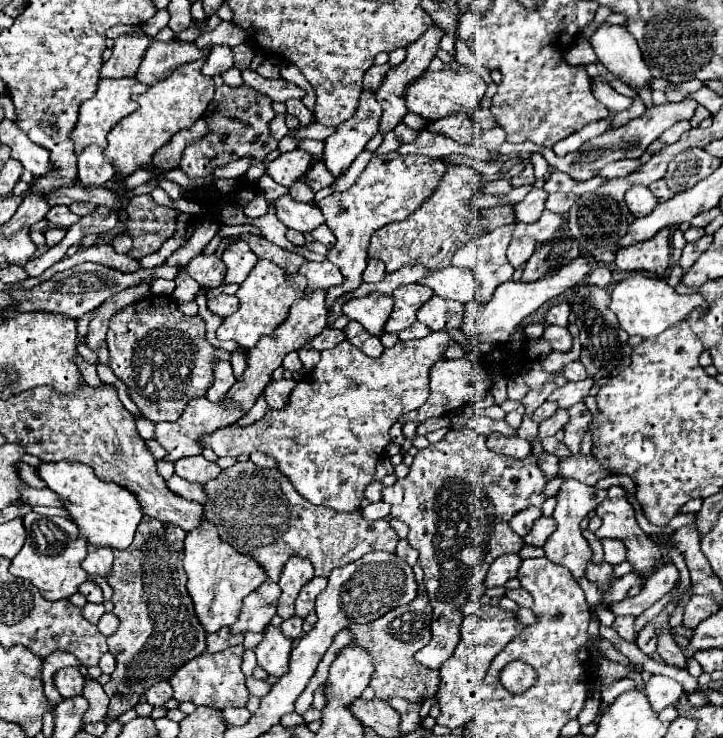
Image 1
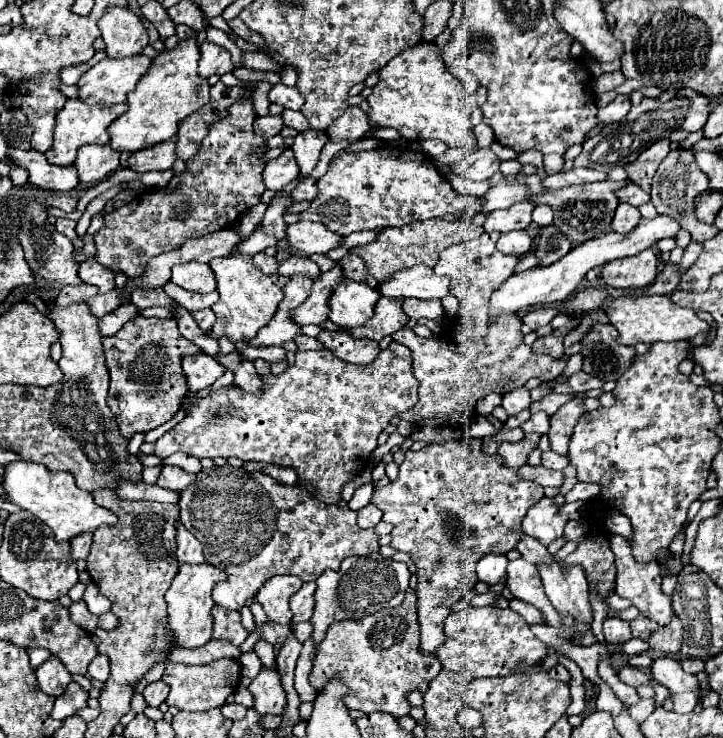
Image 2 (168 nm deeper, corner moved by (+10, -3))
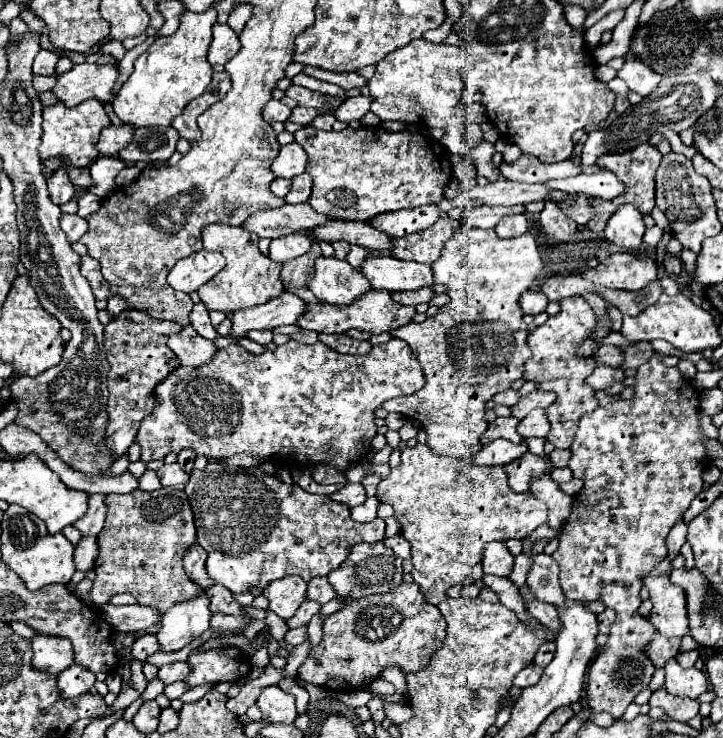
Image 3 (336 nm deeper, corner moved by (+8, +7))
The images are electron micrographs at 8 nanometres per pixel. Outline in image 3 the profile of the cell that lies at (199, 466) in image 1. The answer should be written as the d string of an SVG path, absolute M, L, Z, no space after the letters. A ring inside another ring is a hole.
M178 463L162 465L158 469L158 477L164 487L182 487L188 481L188 473Z

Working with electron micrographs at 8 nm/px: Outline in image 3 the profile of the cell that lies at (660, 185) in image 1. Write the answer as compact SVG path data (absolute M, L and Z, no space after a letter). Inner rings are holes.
M598 171L598 173L582 173L576 177L568 177L562 181L546 183L552 189L562 189L568 193L588 193L600 199L614 199L618 193L624 193L622 181L612 171Z

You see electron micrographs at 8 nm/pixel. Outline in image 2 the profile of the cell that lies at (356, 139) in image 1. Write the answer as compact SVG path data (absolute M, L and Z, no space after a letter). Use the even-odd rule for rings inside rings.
M348 107L342 117L338 117L332 127L328 127L330 141L358 141L368 131L368 115L360 107Z

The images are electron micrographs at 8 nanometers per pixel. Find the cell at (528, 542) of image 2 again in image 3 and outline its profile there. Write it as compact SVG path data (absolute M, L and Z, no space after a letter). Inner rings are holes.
M522 539L524 543L524 553L528 553L532 557L532 569L530 569L530 577L528 577L528 587L530 591L550 603L550 605L562 605L562 589L558 585L558 565L556 561L546 555L546 553L532 553L532 541L530 539Z

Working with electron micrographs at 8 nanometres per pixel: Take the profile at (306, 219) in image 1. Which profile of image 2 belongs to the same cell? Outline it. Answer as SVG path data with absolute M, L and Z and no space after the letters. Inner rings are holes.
M298 221L294 225L288 225L286 233L292 249L306 255L328 253L344 243L344 237L328 231L322 223L312 223L312 221Z

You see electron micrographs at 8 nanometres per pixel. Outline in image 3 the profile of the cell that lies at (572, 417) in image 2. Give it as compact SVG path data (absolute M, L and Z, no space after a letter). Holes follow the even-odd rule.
M570 297L560 303L560 313L554 317L548 317L548 321L540 327L536 327L528 335L528 345L532 349L530 361L526 361L526 373L524 380L537 383L541 391L556 391L558 399L552 407L546 409L546 415L550 419L550 433L548 441L554 443L558 449L568 449L570 441L574 437L574 429L578 427L578 417L582 413L594 411L598 407L598 401L594 397L594 389L588 387L584 380L592 371L600 365L591 356L578 357L576 347L590 335L594 329L596 317L592 313L592 307L584 301L584 297Z

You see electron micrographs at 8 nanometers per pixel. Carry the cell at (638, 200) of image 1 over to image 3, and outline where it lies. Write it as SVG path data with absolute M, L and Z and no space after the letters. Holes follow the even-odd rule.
M622 205L606 223L604 237L626 251L638 251L642 247L642 235L646 225L642 213L634 205Z

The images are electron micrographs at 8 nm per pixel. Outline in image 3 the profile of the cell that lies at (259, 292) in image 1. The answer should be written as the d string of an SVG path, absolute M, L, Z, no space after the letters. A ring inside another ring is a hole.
M208 225L202 231L202 245L204 245L204 249L220 251L226 259L226 267L222 269L222 273L218 273L212 281L208 281L202 289L198 289L200 299L206 303L206 307L210 311L234 313L238 309L266 303L266 301L270 301L270 297L284 291L284 283L280 279L282 263L276 263L268 255L260 253L258 237L254 233L248 233L242 227Z

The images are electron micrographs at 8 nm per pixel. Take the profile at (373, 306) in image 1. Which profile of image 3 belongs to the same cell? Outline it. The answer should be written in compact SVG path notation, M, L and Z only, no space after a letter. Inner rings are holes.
M320 257L314 263L314 277L308 281L308 289L320 301L342 307L354 303L372 287L370 281L348 261L340 261L336 257Z

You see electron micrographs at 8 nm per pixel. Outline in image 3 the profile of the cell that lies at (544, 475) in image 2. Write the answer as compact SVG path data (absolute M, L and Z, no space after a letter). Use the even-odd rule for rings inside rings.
M524 453L518 461L512 461L510 465L506 465L506 473L508 473L508 485L514 491L528 491L528 485L532 479L542 477L550 471L550 461L546 461L544 457L532 455L532 453Z

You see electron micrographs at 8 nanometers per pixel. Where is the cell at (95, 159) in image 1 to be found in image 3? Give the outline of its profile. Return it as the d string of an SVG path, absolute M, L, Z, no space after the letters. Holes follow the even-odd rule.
M110 125L110 127L106 127L100 133L100 139L96 143L98 153L104 155L104 157L116 157L120 149L124 149L126 145L130 145L132 131L134 131L134 127L130 127L130 125L122 125L122 127Z

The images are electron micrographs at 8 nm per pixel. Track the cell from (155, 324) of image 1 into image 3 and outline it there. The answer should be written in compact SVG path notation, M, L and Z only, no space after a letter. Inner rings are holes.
M126 309L122 311L114 321L110 321L104 327L104 345L106 345L106 357L110 361L108 371L108 433L106 433L106 447L116 453L116 457L124 455L128 447L132 445L138 427L146 415L152 413L154 405L158 405L156 399L156 385L162 383L174 367L180 367L178 357L170 347L166 347L166 341L172 333L180 333L182 325L176 321L160 321L152 319L148 313L138 309Z

